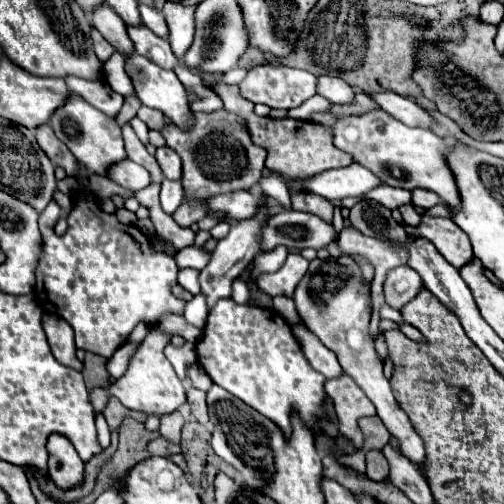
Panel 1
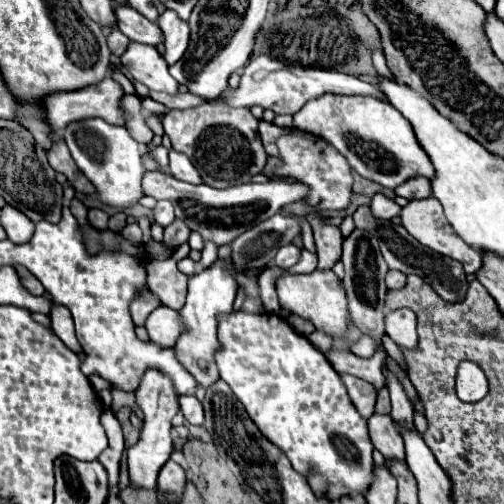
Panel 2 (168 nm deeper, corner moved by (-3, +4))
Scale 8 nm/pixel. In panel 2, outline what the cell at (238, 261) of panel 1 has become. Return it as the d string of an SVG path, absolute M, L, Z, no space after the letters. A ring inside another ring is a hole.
M221 259L213 267L201 271L189 279L187 303L179 311L185 329L175 343L175 357L179 359L179 363L183 363L183 367L187 367L187 371L191 371L191 375L197 381L197 387L201 387L201 389L207 389L211 383L219 381L219 371L215 367L215 357L213 357L215 351L219 349L217 317L233 311L233 299L235 299L237 287L239 285L235 281L233 265L229 261L221 261Z

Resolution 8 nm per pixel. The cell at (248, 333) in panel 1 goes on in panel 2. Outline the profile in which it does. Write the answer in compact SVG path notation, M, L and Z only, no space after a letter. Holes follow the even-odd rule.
M237 311L221 315L217 335L221 349L215 353L215 361L221 379L243 403L247 415L257 425L261 435L287 455L295 471L307 477L315 495L325 497L331 503L343 497L363 497L373 483L373 445L365 419L353 407L339 373L335 373L325 355L315 349L307 337L299 335L287 321L271 313L251 315Z

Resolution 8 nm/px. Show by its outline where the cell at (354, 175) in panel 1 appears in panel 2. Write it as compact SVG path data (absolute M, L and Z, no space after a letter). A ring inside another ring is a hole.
M161 171L145 173L143 189L145 189L145 195L151 195L153 199L171 201L177 209L175 211L177 219L185 221L191 231L197 231L203 237L203 241L211 241L219 247L229 245L243 231L269 219L283 205L303 199L309 191L305 185L299 185L287 179L273 179L267 183L245 183L245 185L235 185L229 189L213 189L207 185L191 185L191 183L179 181L173 175L167 175Z

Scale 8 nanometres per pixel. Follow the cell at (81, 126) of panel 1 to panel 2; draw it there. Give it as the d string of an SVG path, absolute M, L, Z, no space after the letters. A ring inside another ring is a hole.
M85 119L79 123L69 123L63 131L63 139L83 175L95 185L99 199L121 211L139 203L145 195L141 187L143 163L141 163L141 145L129 135L125 127L113 127L103 119Z

